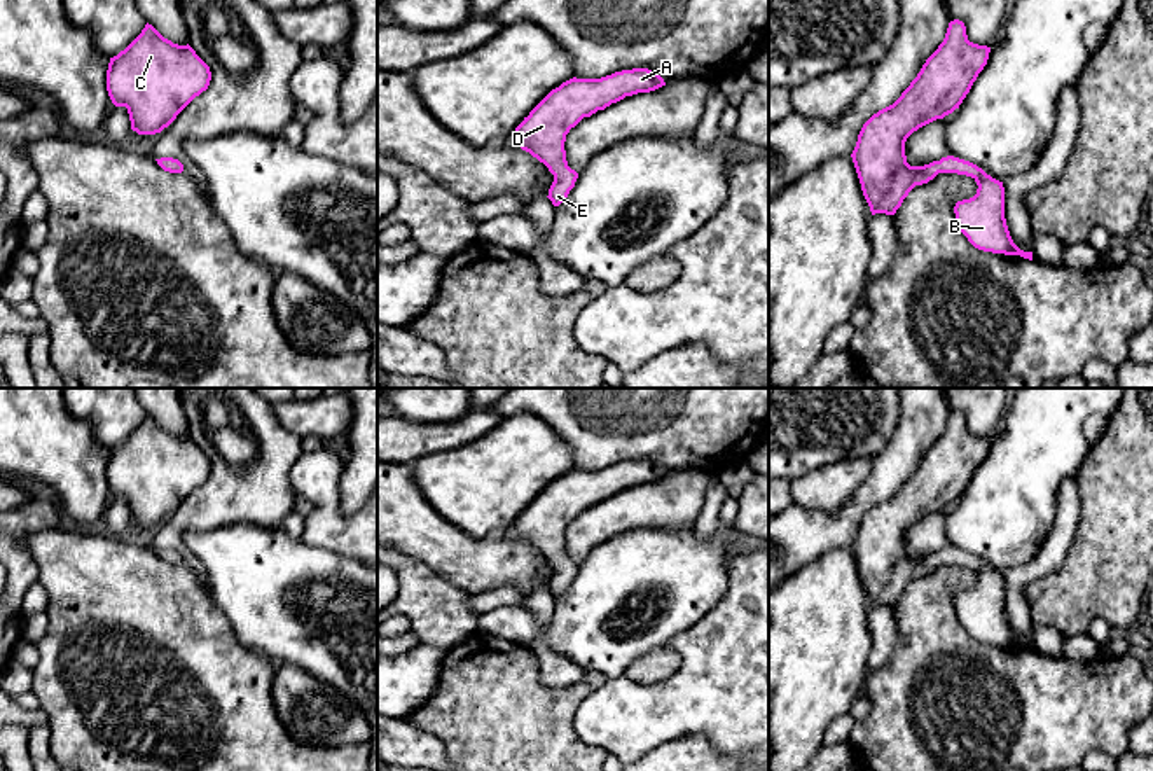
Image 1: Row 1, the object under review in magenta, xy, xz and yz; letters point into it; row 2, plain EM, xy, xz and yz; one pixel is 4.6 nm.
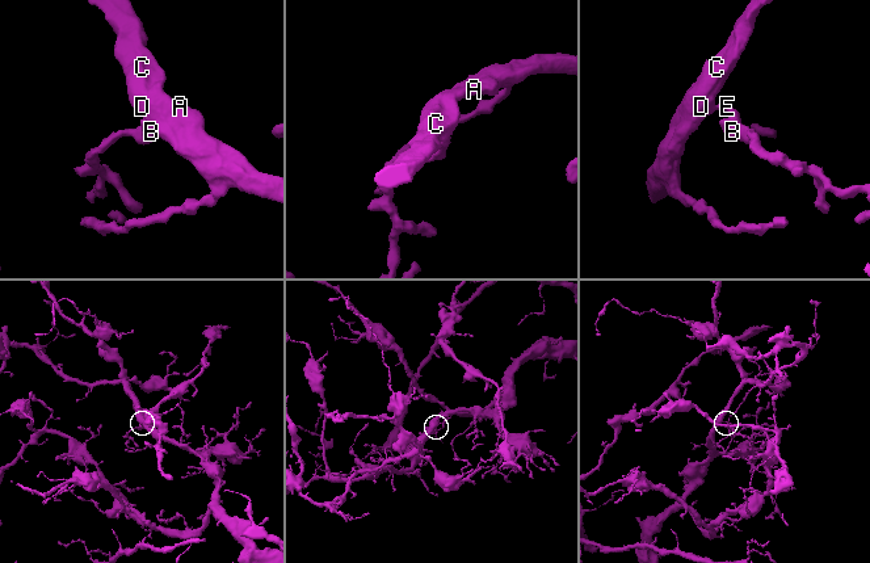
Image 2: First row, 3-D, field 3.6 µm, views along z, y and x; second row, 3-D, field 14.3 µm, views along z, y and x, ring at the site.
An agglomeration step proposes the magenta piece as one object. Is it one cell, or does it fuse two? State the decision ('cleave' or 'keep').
keep

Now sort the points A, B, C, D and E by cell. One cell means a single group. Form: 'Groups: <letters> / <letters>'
Groups: A B C D E

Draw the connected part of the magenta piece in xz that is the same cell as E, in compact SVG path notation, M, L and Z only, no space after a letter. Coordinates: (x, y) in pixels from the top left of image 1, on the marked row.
M648 68L615 72L601 79L570 79L552 89L515 128L519 147L543 163L554 175L549 199L559 206L575 187L578 173L568 166L564 142L583 117L638 93L666 86Z

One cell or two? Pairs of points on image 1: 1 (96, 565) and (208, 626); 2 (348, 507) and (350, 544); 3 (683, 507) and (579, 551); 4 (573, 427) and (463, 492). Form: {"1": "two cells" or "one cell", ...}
{"1": "one cell", "2": "two cells", "3": "one cell", "4": "two cells"}

